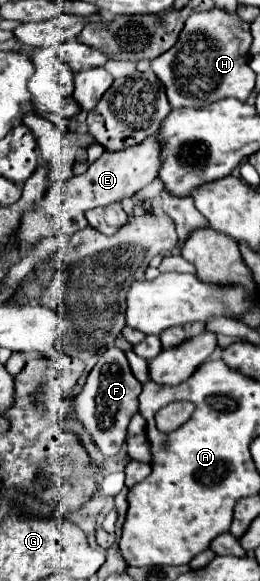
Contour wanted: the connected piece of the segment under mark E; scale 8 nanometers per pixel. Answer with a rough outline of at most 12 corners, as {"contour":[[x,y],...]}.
{"contour":[[157,136],[51,184],[17,240],[67,236],[157,178]]}

